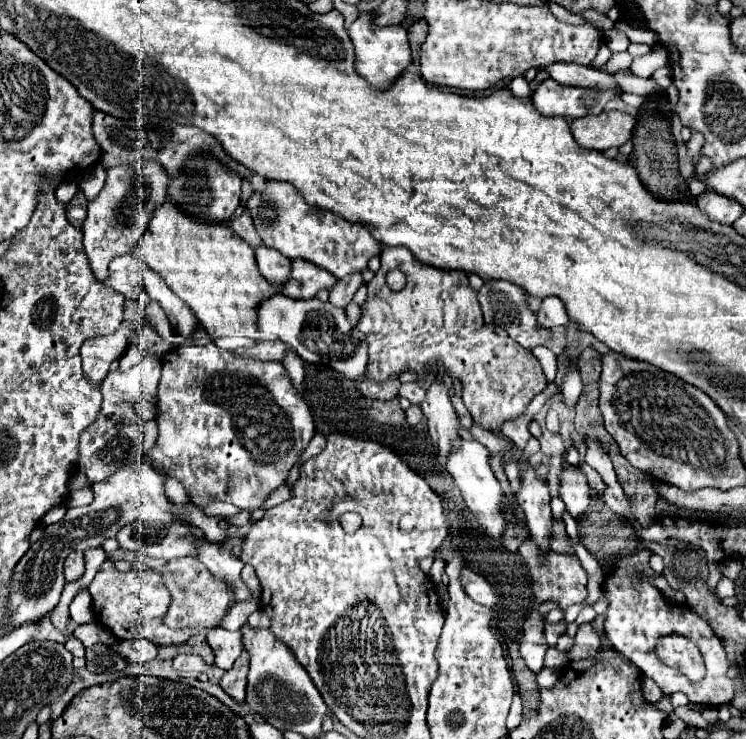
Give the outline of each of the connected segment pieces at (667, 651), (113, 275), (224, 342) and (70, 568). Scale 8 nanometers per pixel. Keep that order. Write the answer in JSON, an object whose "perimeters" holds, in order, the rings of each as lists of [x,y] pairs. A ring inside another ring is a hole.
{"perimeters":[[[[679,635],[663,637],[657,643],[657,655],[661,657],[661,661],[681,671],[691,681],[698,682],[705,677],[705,665],[703,665],[701,653],[685,637],[679,637]]],[[[133,255],[115,257],[109,265],[109,277],[105,279],[105,285],[121,295],[139,295],[141,291],[141,265]]],[[[218,337],[215,339],[215,343],[223,350],[232,352],[237,348],[247,348],[255,345],[255,341],[249,338],[239,337]]],[[[73,551],[73,555],[67,555],[65,559],[65,579],[75,581],[85,573],[85,557],[81,551]]]]}

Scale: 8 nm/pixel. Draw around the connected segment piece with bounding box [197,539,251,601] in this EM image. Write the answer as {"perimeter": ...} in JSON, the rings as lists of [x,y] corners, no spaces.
{"perimeter":[[[201,539],[201,547],[197,547],[197,559],[217,577],[229,581],[235,589],[235,599],[245,601],[251,597],[249,587],[241,581],[243,563],[235,559],[225,547],[211,543],[209,539]]]}

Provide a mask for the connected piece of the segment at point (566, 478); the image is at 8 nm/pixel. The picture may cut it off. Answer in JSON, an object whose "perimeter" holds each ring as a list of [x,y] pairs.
{"perimeter":[[[571,467],[571,469],[561,471],[559,479],[561,479],[559,497],[561,497],[563,503],[567,505],[567,511],[571,513],[571,517],[579,521],[581,515],[587,511],[589,503],[591,503],[587,479],[585,479],[585,475],[579,471],[579,467]]]}

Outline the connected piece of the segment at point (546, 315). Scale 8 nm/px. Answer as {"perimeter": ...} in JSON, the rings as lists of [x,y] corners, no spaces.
{"perimeter":[[[545,297],[537,317],[539,317],[539,327],[559,327],[569,323],[567,309],[559,297]]]}

